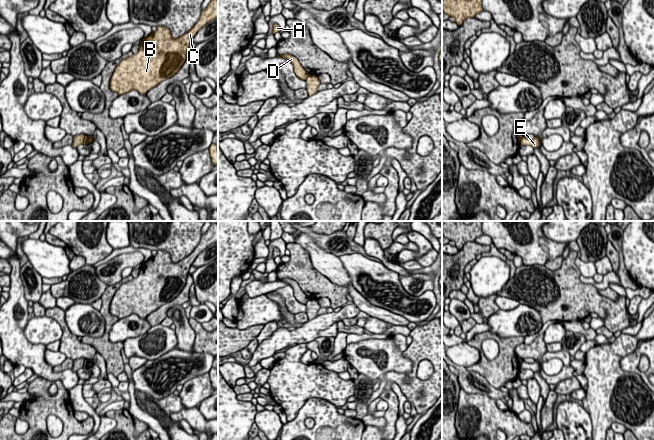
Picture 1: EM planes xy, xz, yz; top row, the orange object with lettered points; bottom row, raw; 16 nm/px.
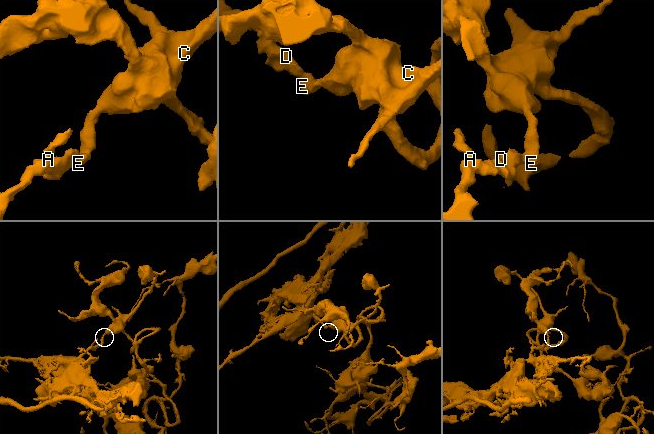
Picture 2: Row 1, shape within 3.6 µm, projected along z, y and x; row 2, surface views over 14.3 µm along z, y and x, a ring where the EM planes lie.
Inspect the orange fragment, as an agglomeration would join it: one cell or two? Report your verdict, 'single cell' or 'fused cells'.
fused cells

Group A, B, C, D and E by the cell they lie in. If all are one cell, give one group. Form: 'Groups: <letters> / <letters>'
Groups: A D / B C E

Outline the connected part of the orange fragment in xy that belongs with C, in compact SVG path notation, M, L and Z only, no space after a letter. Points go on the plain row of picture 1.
M212 223L201 235L196 248L179 262L173 262L167 251L157 250L157 254L144 262L139 275L123 283L115 292L110 313L118 319L136 314L146 318L175 299L186 284L189 269L196 257L209 245L218 241L218 223Z

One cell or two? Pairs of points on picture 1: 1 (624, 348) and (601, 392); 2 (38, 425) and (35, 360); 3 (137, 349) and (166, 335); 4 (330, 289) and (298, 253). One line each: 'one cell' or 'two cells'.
1: one cell
2: two cells
3: one cell
4: one cell

